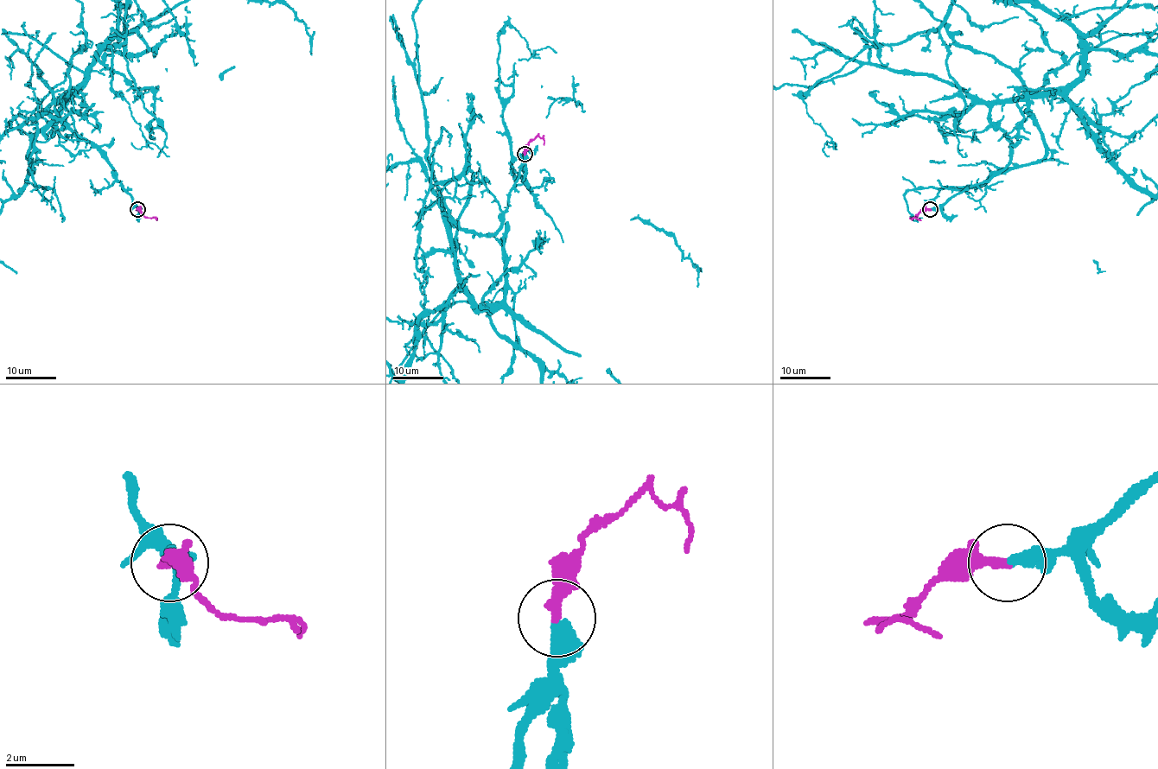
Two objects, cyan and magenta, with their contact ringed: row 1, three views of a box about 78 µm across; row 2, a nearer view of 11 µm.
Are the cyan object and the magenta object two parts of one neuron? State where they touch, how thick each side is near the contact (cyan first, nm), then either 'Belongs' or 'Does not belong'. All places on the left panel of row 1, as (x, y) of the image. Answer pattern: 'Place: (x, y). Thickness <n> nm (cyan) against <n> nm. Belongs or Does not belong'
Place: (137, 209). Thickness 420 nm (cyan) against 320 nm. Belongs

